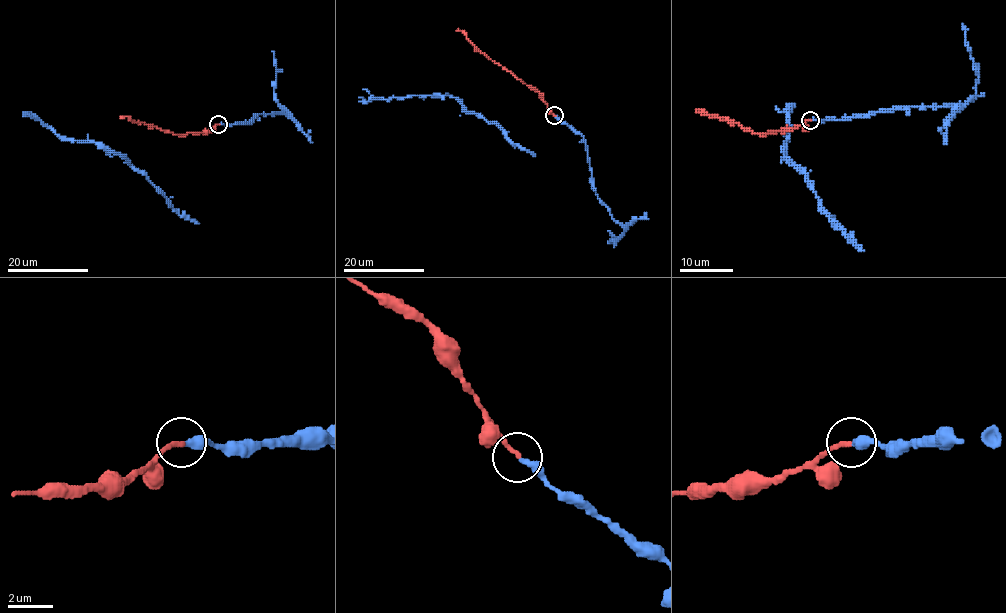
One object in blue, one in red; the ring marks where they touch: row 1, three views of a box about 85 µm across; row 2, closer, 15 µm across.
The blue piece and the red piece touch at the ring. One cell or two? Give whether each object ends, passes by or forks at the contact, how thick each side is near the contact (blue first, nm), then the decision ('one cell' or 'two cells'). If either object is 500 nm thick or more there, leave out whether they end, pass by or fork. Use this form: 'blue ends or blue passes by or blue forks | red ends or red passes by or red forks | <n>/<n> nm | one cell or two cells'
blue ends | red ends | 360/240 nm | one cell

